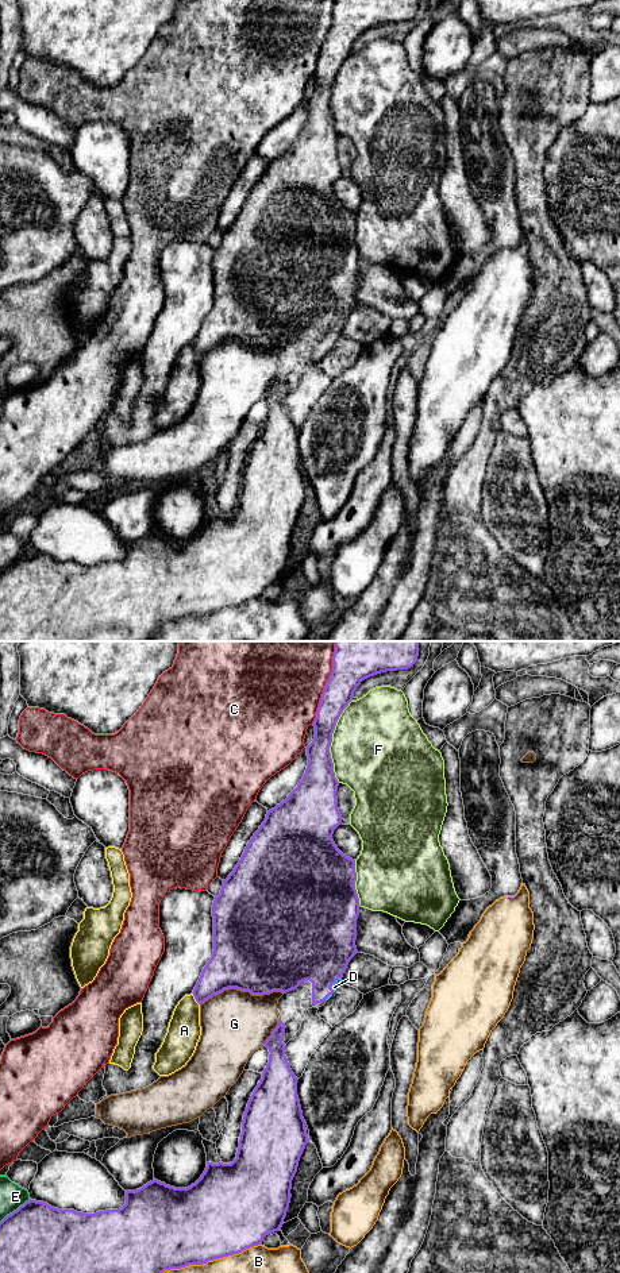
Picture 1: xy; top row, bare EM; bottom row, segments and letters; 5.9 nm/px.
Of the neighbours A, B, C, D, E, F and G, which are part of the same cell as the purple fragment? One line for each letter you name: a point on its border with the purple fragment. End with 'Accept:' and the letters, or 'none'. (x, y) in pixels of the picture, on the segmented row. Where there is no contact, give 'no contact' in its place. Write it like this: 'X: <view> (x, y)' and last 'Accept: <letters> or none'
D: xy (334, 983)
Accept: D

